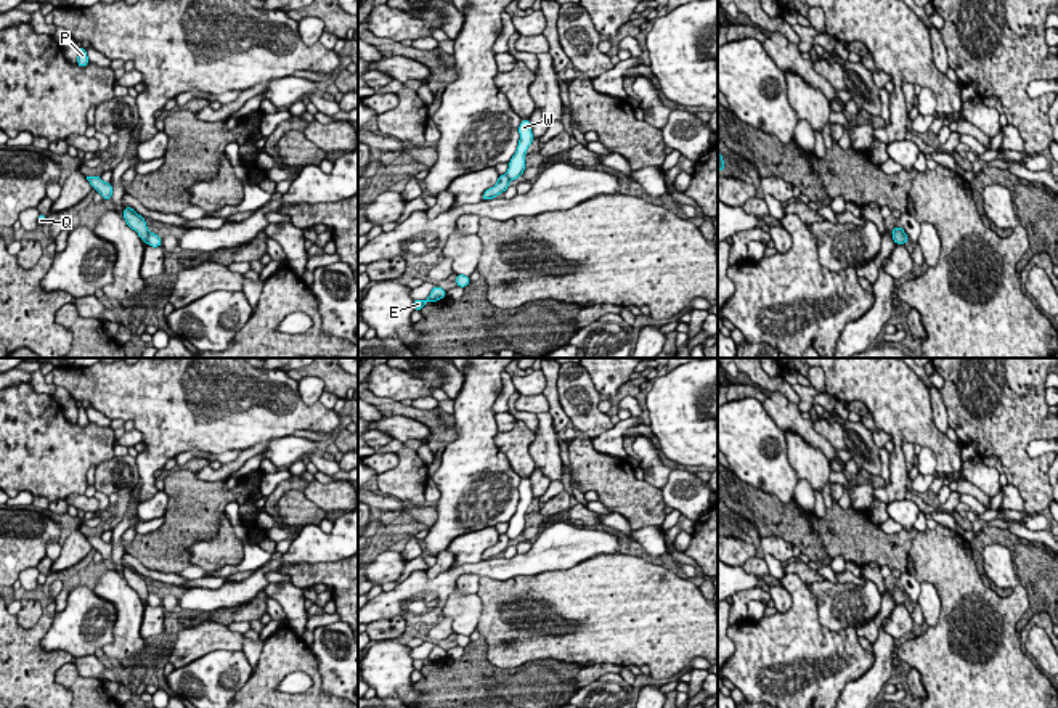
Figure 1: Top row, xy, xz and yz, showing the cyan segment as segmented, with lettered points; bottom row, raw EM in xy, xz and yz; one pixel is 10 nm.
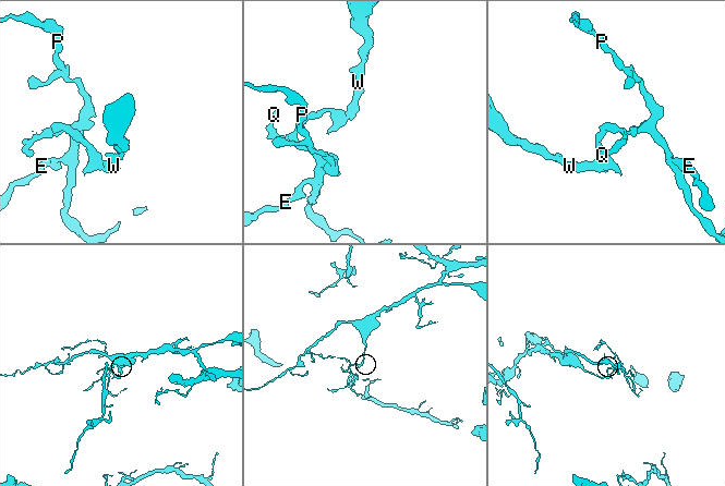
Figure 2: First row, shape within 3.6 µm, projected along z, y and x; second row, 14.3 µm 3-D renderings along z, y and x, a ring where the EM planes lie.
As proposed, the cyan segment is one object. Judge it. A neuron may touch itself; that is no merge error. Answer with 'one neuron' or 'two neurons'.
two neurons

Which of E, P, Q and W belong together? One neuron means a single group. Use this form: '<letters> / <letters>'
E P Q / W

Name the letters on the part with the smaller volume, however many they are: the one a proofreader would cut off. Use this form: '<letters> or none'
E, P, Q

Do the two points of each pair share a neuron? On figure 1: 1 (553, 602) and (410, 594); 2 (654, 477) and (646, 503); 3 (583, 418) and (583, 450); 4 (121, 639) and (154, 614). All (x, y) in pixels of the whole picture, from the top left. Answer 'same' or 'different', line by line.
1: different
2: different
3: different
4: different

